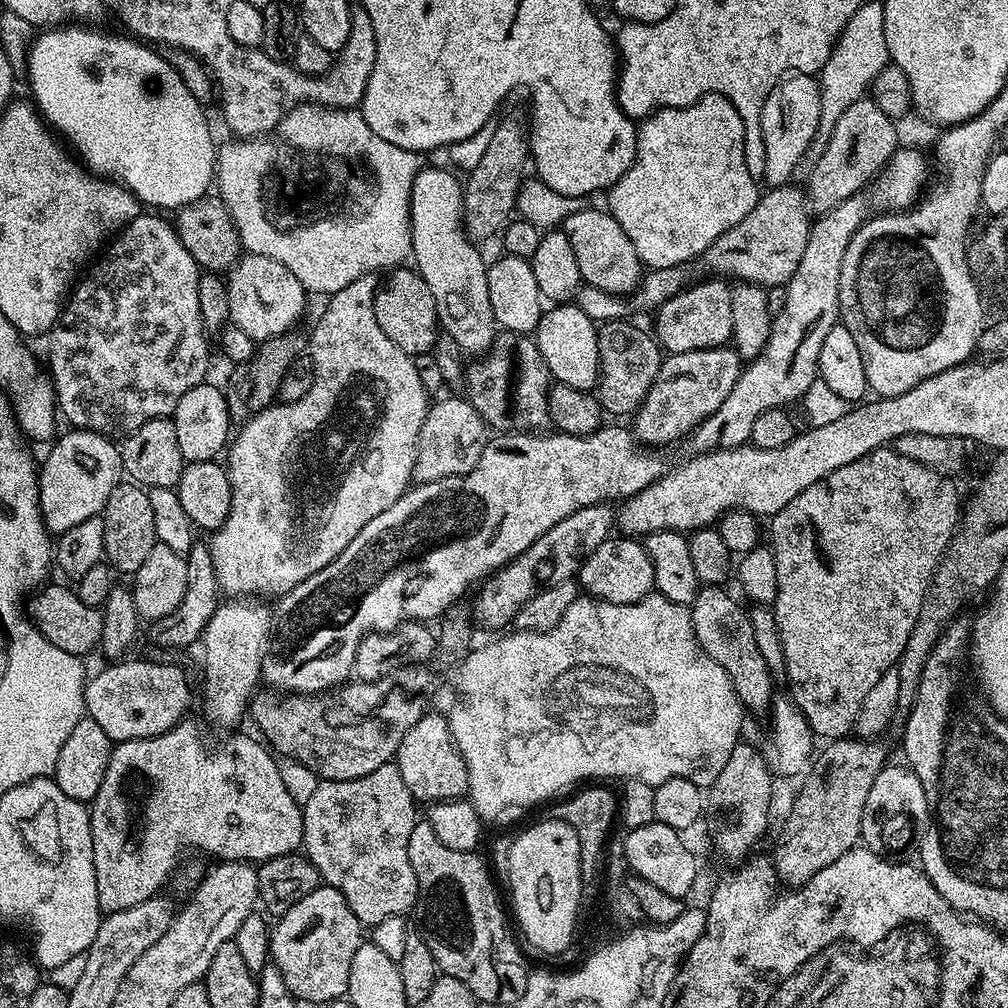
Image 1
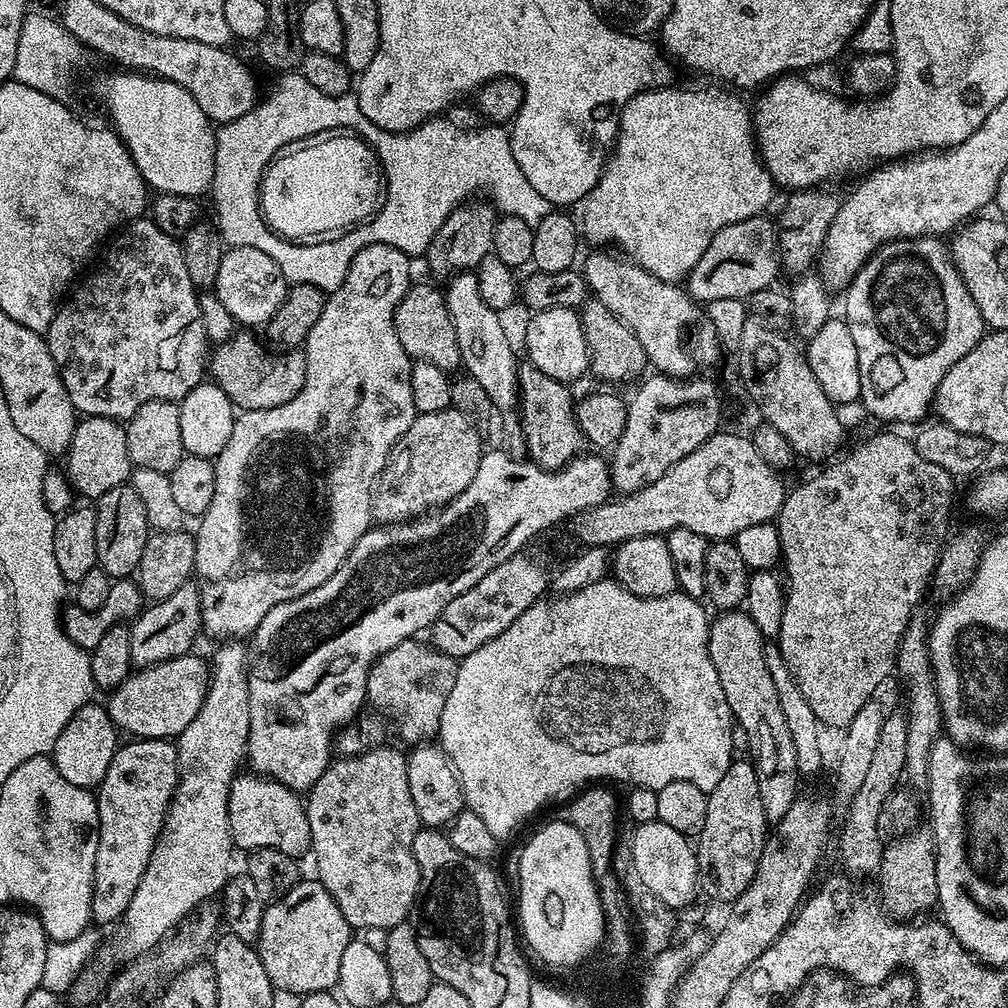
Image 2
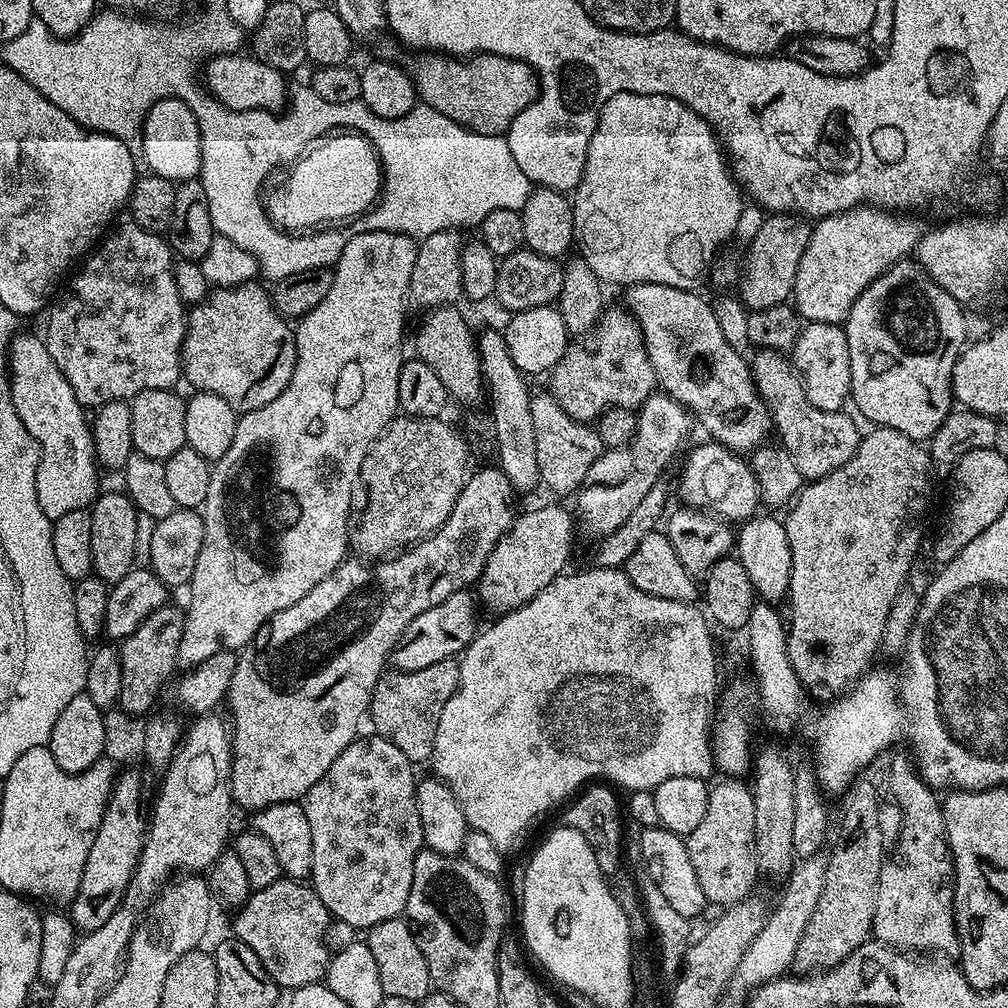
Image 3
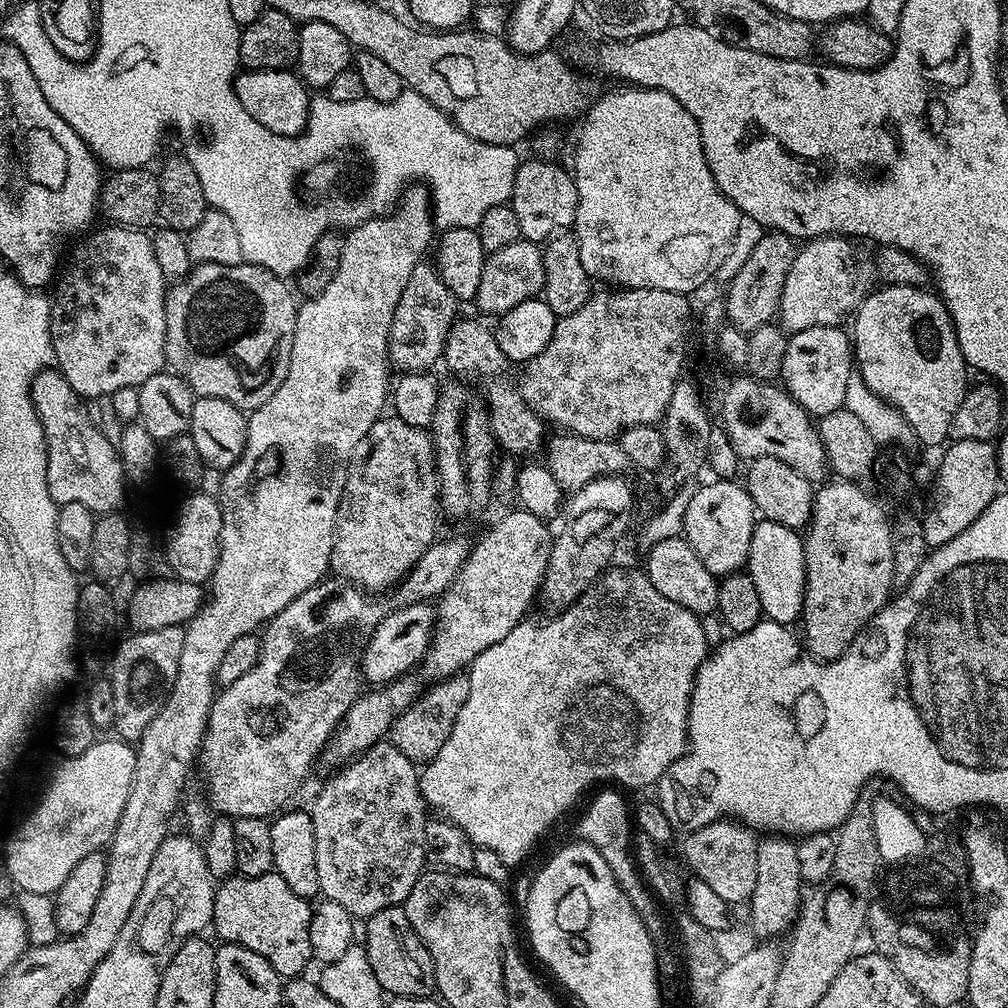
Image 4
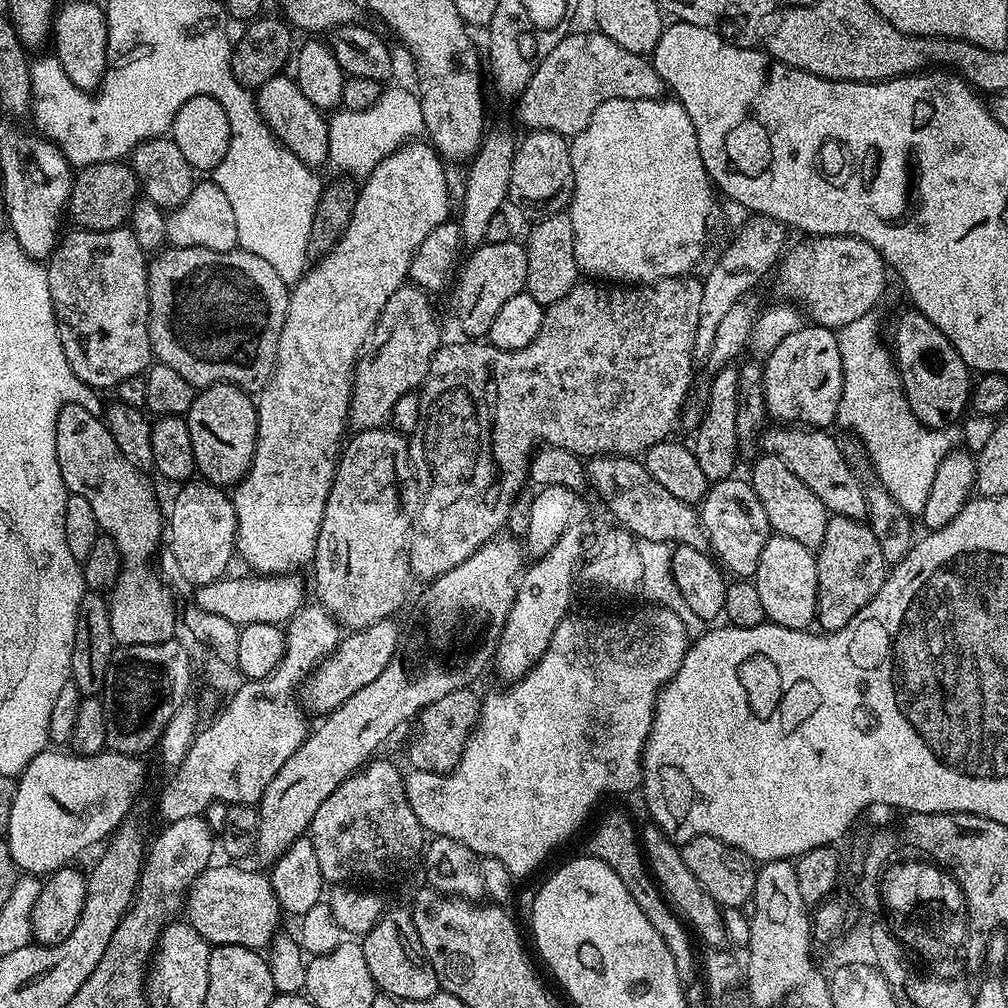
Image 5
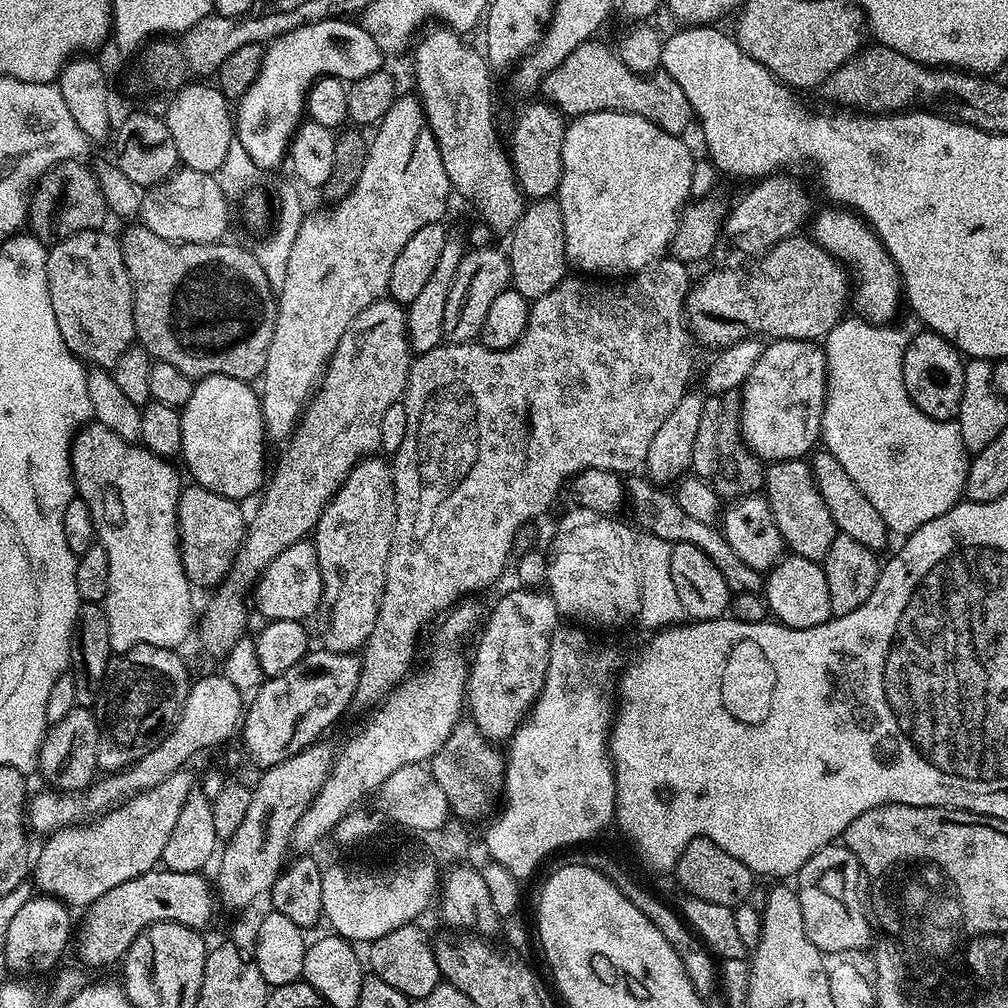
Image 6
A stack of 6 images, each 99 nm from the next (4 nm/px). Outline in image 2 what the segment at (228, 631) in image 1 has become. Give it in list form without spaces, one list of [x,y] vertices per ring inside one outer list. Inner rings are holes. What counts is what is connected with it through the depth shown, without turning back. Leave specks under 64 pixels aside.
[[[224,642],[217,648],[220,649],[210,656],[208,693],[202,702],[202,710],[194,714],[194,722],[190,722],[190,726],[186,726],[186,730],[182,730],[182,734],[175,741],[176,788],[172,791],[172,801],[168,804],[168,813],[158,834],[158,842],[150,854],[150,862],[142,874],[142,880],[138,882],[138,888],[130,898],[130,906],[126,906],[124,915],[118,921],[116,937],[110,942],[108,940],[99,949],[98,959],[100,958],[100,968],[104,972],[111,973],[117,966],[127,966],[132,961],[151,953],[165,937],[181,927],[180,922],[184,916],[191,917],[201,907],[199,904],[203,900],[215,892],[216,895],[223,893],[224,884],[230,875],[228,863],[232,860],[234,845],[228,818],[228,794],[232,781],[240,770],[238,769],[240,760],[242,764],[248,750],[250,734],[248,653],[245,645],[240,642]]]

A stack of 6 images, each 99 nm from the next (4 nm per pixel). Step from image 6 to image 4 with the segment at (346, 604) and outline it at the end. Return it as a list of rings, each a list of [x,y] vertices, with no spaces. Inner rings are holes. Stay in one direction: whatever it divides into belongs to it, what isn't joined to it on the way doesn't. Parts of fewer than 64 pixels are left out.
[[[395,414],[381,415],[374,426],[370,426],[366,438],[358,442],[358,450],[354,450],[352,463],[348,465],[330,554],[331,571],[341,581],[355,582],[369,593],[380,594],[376,592],[403,580],[418,558],[422,558],[422,554],[434,543],[440,516],[440,483],[437,480],[431,435],[423,428],[410,426],[410,422],[402,422]]]

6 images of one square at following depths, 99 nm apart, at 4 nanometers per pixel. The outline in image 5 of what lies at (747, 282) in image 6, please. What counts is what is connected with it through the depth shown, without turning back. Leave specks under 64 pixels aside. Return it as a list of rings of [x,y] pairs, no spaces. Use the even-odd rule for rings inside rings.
[[[810,236],[801,241],[783,253],[778,270],[781,286],[804,300],[803,315],[807,319],[809,316],[813,325],[833,330],[869,315],[883,298],[890,277],[882,254],[870,242],[862,242],[856,236]]]

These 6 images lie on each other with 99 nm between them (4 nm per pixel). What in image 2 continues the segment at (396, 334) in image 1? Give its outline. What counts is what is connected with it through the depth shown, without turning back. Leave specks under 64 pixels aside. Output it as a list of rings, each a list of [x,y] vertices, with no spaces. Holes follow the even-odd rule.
[[[413,283],[398,302],[393,318],[398,342],[402,342],[402,350],[406,350],[413,361],[434,362],[434,366],[449,374],[461,367],[458,334],[454,334],[454,322],[450,322],[441,289],[436,289],[432,284]]]

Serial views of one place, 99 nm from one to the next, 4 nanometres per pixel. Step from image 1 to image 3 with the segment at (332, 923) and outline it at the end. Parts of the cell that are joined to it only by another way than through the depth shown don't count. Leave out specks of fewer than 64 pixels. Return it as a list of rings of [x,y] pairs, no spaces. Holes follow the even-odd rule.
[[[281,878],[270,886],[257,888],[235,916],[235,939],[246,942],[258,954],[262,966],[281,989],[293,990],[325,979],[330,959],[330,917],[322,898],[307,883]]]

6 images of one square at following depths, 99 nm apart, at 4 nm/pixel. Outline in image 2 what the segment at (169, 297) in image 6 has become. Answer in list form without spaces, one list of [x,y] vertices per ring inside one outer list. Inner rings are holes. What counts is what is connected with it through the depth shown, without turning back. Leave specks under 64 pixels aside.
[[[237,331],[235,335],[229,337],[224,343],[217,343],[215,345],[214,351],[210,356],[211,379],[226,393],[230,398],[230,402],[237,409],[245,412],[250,410],[266,410],[267,408],[273,408],[279,404],[290,402],[290,398],[294,398],[294,394],[298,394],[306,382],[306,358],[303,351],[276,350],[273,351],[276,353],[271,356],[267,352],[269,349],[263,343],[260,345],[248,332],[251,331]]]

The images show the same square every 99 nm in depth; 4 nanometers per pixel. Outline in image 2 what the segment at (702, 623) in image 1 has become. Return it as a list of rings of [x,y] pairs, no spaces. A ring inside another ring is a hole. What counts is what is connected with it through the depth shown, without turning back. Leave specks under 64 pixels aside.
[[[724,610],[720,616],[708,625],[708,653],[710,662],[714,662],[714,670],[718,670],[718,682],[722,682],[722,694],[726,694],[726,702],[730,706],[737,729],[744,731],[744,740],[748,743],[750,759],[758,774],[758,794],[762,797],[762,810],[766,810],[766,818],[777,822],[786,814],[791,804],[797,800],[802,777],[798,770],[797,755],[794,752],[793,739],[789,727],[786,726],[785,715],[778,704],[777,689],[774,687],[770,671],[766,666],[764,646],[766,637],[760,633],[760,628],[753,622],[747,611]]]

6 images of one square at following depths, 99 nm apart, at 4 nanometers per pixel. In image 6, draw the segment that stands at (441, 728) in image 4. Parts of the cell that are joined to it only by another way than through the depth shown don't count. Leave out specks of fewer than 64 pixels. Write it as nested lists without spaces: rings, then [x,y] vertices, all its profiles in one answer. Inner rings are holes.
[[[464,718],[450,730],[450,736],[442,742],[442,750],[432,756],[432,777],[438,786],[442,786],[442,794],[446,794],[448,807],[455,817],[458,815],[464,820],[472,820],[475,816],[487,817],[493,811],[492,803],[495,800],[497,803],[501,797],[506,760],[492,748],[495,747],[480,733],[476,723],[471,718]]]

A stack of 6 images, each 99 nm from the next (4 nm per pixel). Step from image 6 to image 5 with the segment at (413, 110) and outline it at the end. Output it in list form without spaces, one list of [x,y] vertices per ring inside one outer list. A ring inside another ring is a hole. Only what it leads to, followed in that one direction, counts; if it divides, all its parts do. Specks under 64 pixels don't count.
[[[416,138],[411,142],[404,144],[401,148],[395,148],[390,155],[382,158],[378,166],[359,185],[356,193],[356,205],[350,218],[350,226],[346,226],[346,232],[342,238],[333,244],[330,251],[319,257],[305,271],[304,275],[296,281],[294,287],[288,293],[288,309],[286,310],[286,322],[278,342],[278,358],[276,359],[276,369],[272,372],[272,377],[268,383],[260,389],[258,393],[258,403],[256,404],[256,449],[252,464],[248,468],[248,473],[240,479],[239,484],[231,489],[232,505],[236,515],[236,552],[249,564],[253,573],[261,576],[282,576],[295,573],[296,568],[311,565],[314,558],[314,550],[318,542],[318,530],[322,526],[322,514],[326,510],[326,498],[330,494],[332,479],[336,473],[336,461],[338,453],[342,448],[342,439],[344,428],[349,427],[348,422],[348,404],[352,401],[352,370],[356,366],[356,358],[363,348],[365,340],[372,332],[372,327],[376,325],[378,314],[386,302],[390,302],[390,294],[394,290],[405,287],[408,280],[408,271],[410,262],[414,258],[414,250],[422,246],[422,241],[426,239],[426,234],[434,230],[434,226],[442,226],[444,220],[449,219],[448,212],[448,176],[444,173],[446,167],[445,161],[439,152],[432,147],[431,143],[423,139]]]

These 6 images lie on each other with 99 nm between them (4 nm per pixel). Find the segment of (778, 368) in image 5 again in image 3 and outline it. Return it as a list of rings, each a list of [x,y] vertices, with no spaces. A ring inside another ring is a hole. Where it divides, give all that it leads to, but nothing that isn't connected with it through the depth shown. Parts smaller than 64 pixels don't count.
[[[805,323],[796,345],[790,351],[790,359],[800,373],[806,398],[810,398],[818,410],[839,412],[845,407],[844,403],[849,403],[852,394],[850,346],[846,346],[846,334],[841,325]]]

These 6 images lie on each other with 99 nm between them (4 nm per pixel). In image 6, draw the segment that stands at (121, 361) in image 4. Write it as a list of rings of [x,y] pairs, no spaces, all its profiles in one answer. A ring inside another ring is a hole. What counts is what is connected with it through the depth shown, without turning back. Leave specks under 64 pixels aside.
[[[82,230],[78,234],[70,234],[64,240],[57,240],[47,251],[46,281],[49,282],[50,301],[54,306],[60,337],[73,356],[83,360],[85,365],[111,369],[136,340],[132,283],[124,265],[119,239],[115,235],[112,237],[108,230]]]

